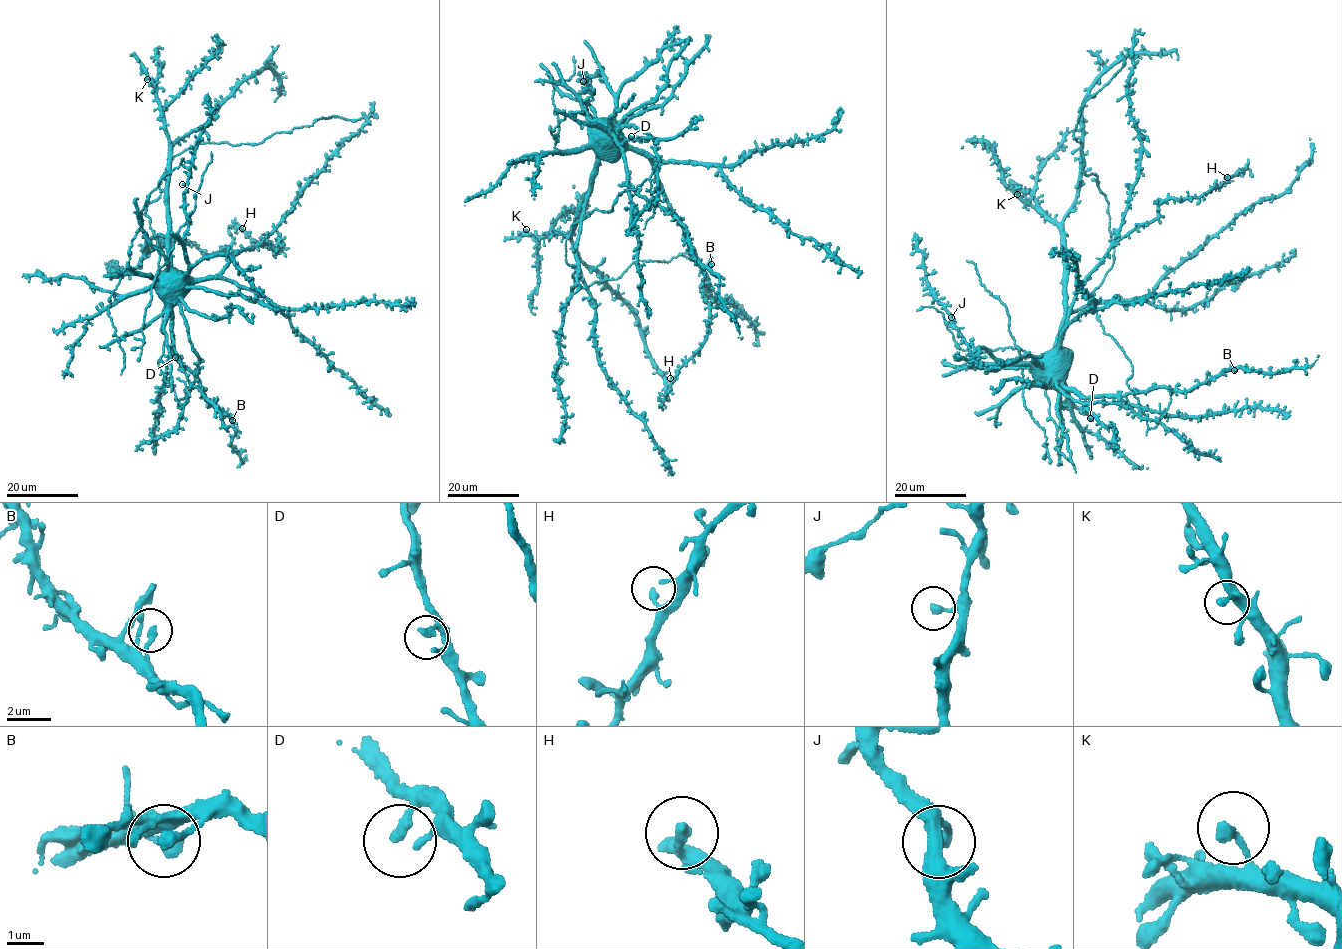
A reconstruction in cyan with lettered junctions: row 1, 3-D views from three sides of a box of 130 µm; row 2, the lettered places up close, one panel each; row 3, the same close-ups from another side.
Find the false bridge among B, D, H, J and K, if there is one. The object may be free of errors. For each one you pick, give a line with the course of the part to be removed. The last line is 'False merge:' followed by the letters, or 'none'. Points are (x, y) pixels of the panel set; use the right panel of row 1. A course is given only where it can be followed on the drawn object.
False merge: none

